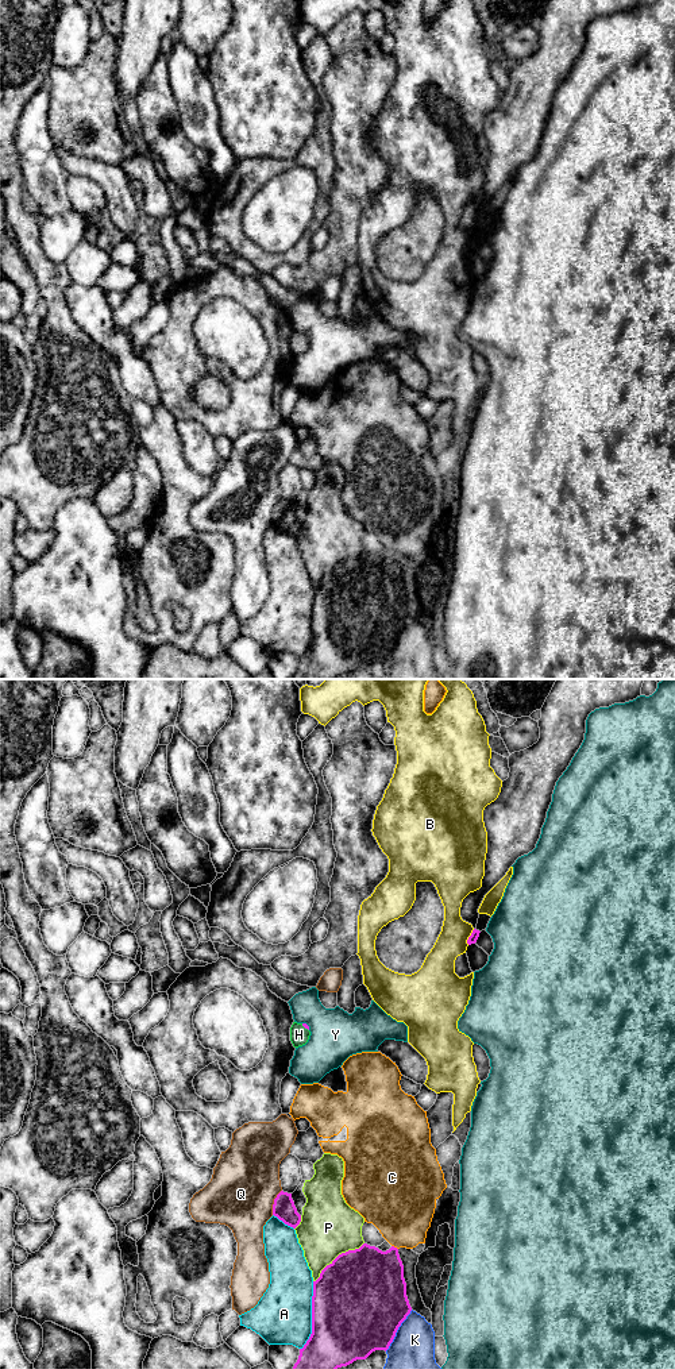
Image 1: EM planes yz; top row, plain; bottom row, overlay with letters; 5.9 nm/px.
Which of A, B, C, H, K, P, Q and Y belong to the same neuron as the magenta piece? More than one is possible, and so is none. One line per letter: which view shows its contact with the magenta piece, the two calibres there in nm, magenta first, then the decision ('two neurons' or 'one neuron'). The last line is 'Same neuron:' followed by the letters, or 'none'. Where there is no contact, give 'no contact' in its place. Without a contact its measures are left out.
A: yz | 500/340 nm | two neurons
B: yz | 50/190 nm | two neurons
C: yz | 400/400 nm | two neurons
H: yz | 20/110 nm | one neuron
K: yz | 500/300 nm | two neurons
P: yz | 480/340 nm | two neurons
Q: yz | 140/400 nm | two neurons
Y: yz | 20/300 nm | two neurons
Same neuron: H

